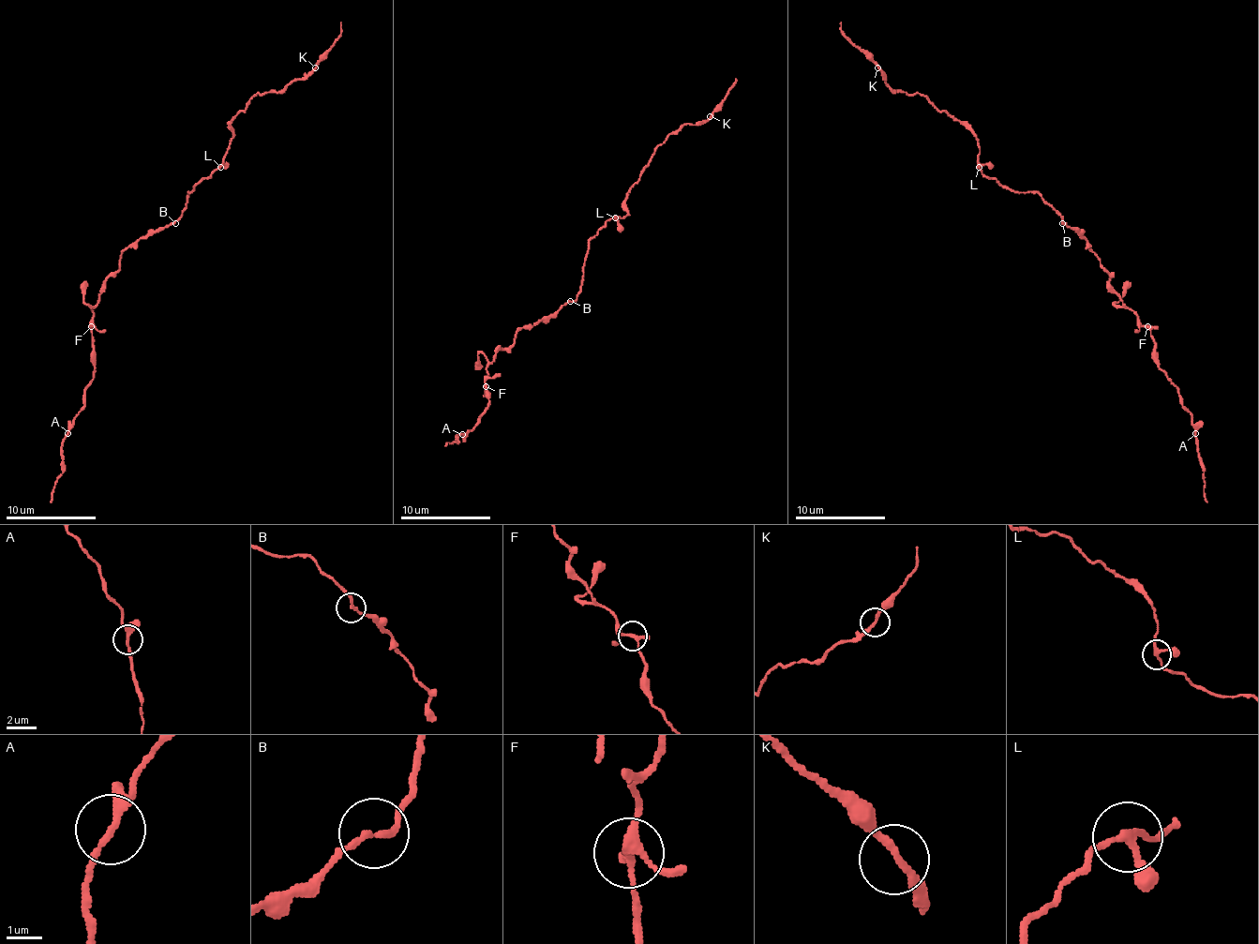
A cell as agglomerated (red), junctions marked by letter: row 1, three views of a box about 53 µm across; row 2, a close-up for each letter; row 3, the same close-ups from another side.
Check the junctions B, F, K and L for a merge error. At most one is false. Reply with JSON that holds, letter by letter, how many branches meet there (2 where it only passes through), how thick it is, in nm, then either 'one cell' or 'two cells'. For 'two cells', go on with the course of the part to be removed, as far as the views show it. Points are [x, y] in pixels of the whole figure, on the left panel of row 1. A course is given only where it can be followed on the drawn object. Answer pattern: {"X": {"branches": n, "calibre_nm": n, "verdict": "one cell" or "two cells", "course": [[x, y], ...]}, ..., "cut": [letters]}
{"B": {"branches": 2, "calibre_nm": 160, "verdict": "one cell"}, "F": {"branches": 3, "calibre_nm": 170, "verdict": "one cell"}, "K": {"branches": 2, "calibre_nm": 200, "verdict": "one cell"}, "L": {"branches": 3, "calibre_nm": 160, "verdict": "one cell"}, "cut": []}

